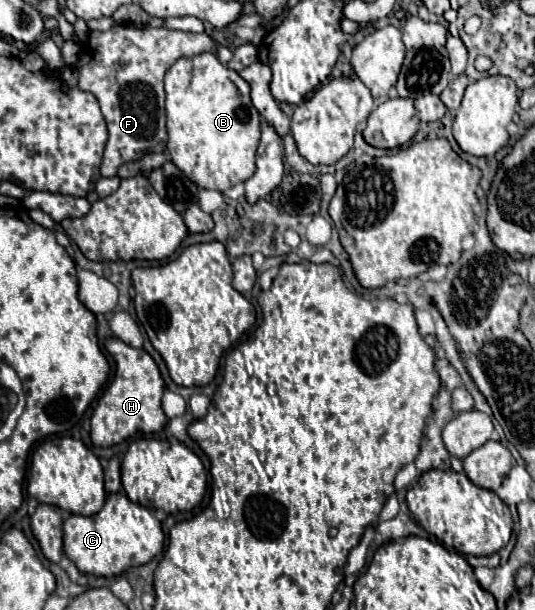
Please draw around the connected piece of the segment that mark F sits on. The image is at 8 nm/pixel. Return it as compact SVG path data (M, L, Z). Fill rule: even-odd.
M114 25L108 31L88 33L74 69L78 71L78 89L98 99L108 125L108 143L100 165L102 177L114 177L122 163L140 161L146 153L162 153L166 149L164 75L180 57L206 51L216 55L216 43L206 33L136 25Z

